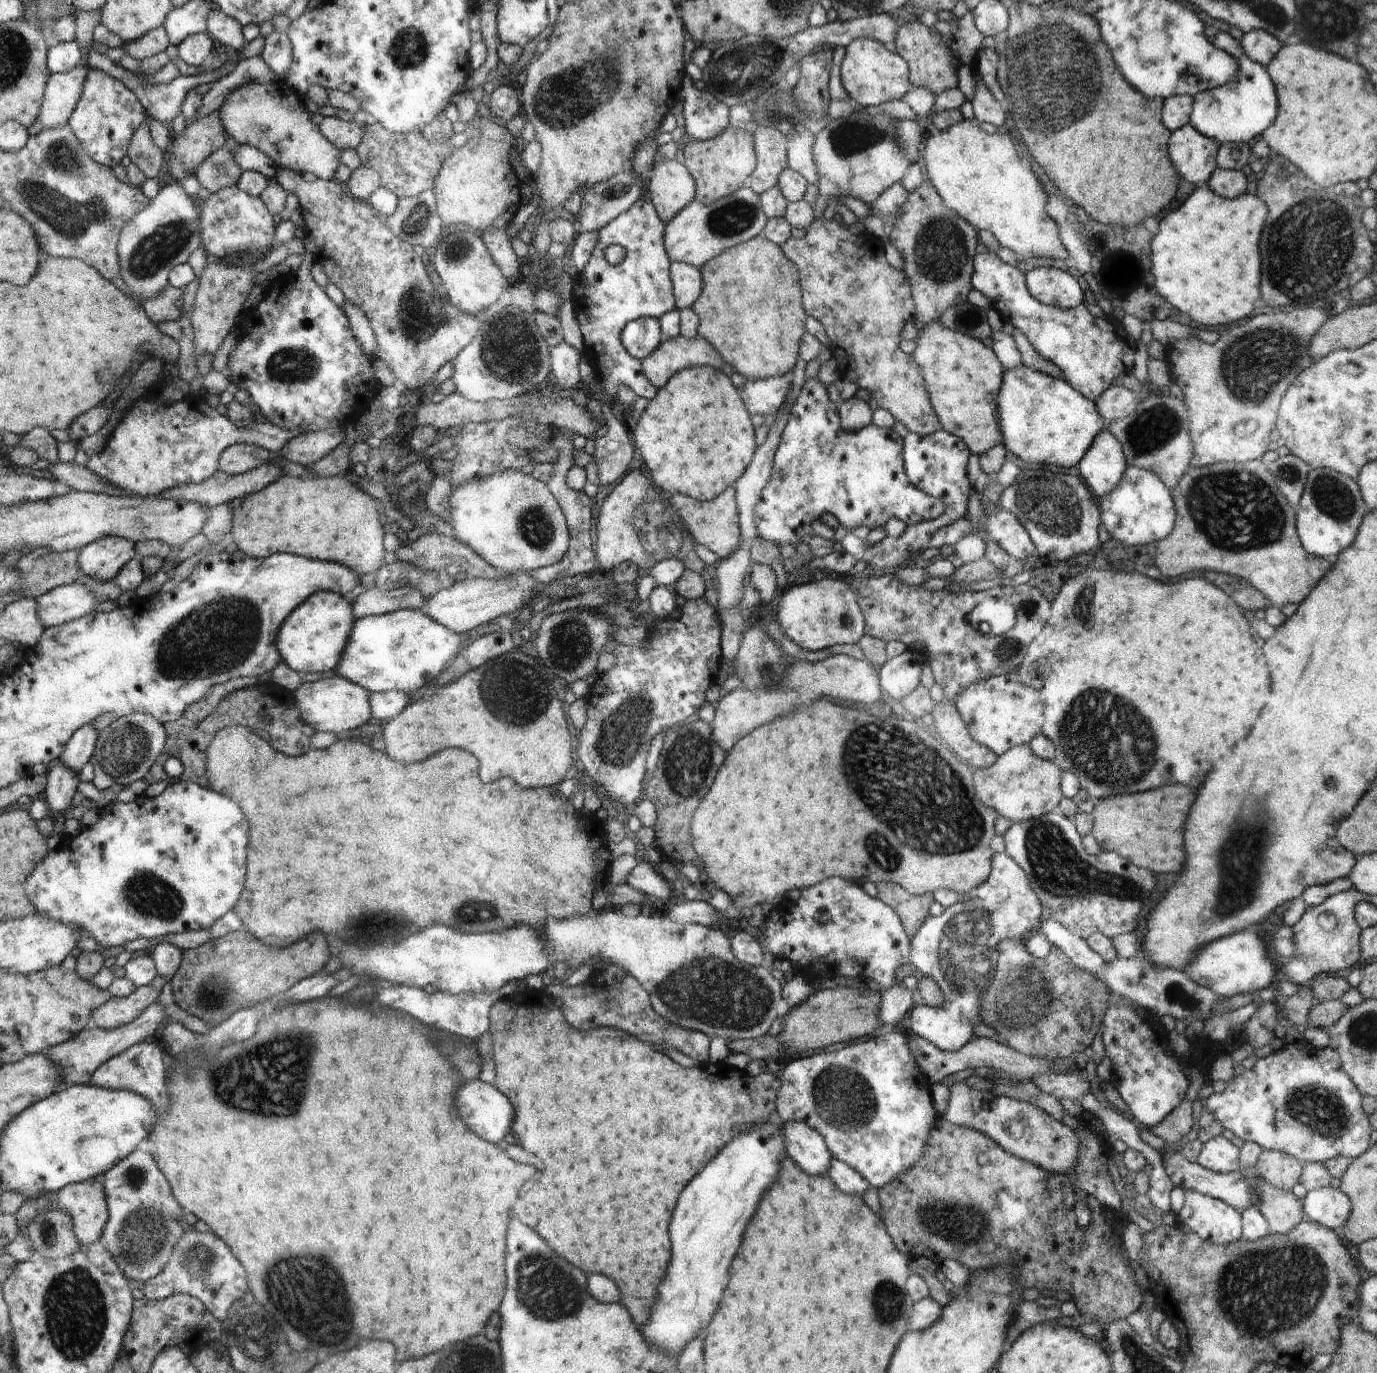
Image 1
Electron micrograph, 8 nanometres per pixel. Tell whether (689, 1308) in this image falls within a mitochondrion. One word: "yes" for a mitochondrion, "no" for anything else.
no

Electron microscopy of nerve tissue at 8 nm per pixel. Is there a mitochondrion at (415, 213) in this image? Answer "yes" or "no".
yes

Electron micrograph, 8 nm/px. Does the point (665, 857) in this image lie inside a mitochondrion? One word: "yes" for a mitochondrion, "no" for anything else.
no

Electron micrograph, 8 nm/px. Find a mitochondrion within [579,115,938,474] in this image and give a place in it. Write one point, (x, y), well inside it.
(848, 138)

